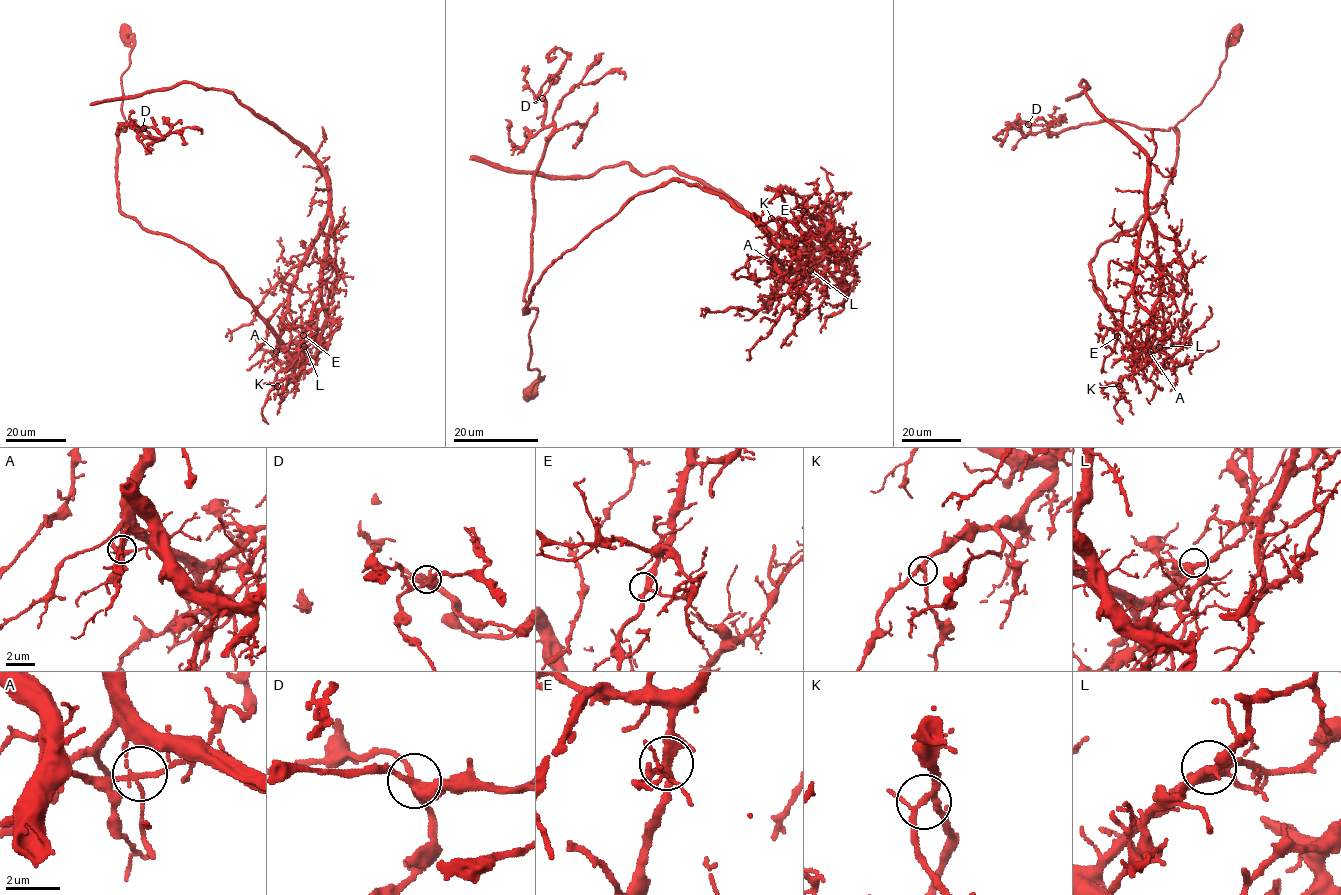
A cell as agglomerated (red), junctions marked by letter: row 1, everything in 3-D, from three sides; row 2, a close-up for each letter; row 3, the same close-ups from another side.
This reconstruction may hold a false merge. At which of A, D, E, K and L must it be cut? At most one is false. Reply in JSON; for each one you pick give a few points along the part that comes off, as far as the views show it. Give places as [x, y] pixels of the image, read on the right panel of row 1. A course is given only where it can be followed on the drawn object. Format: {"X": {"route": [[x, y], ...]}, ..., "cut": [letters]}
{"A": {"route": [[1150, 351], [1116, 320], [1090, 264], [1158, 207], [1176, 133], [1013, 123], [994, 137], [1000, 145]]}, "cut": ["A"]}

